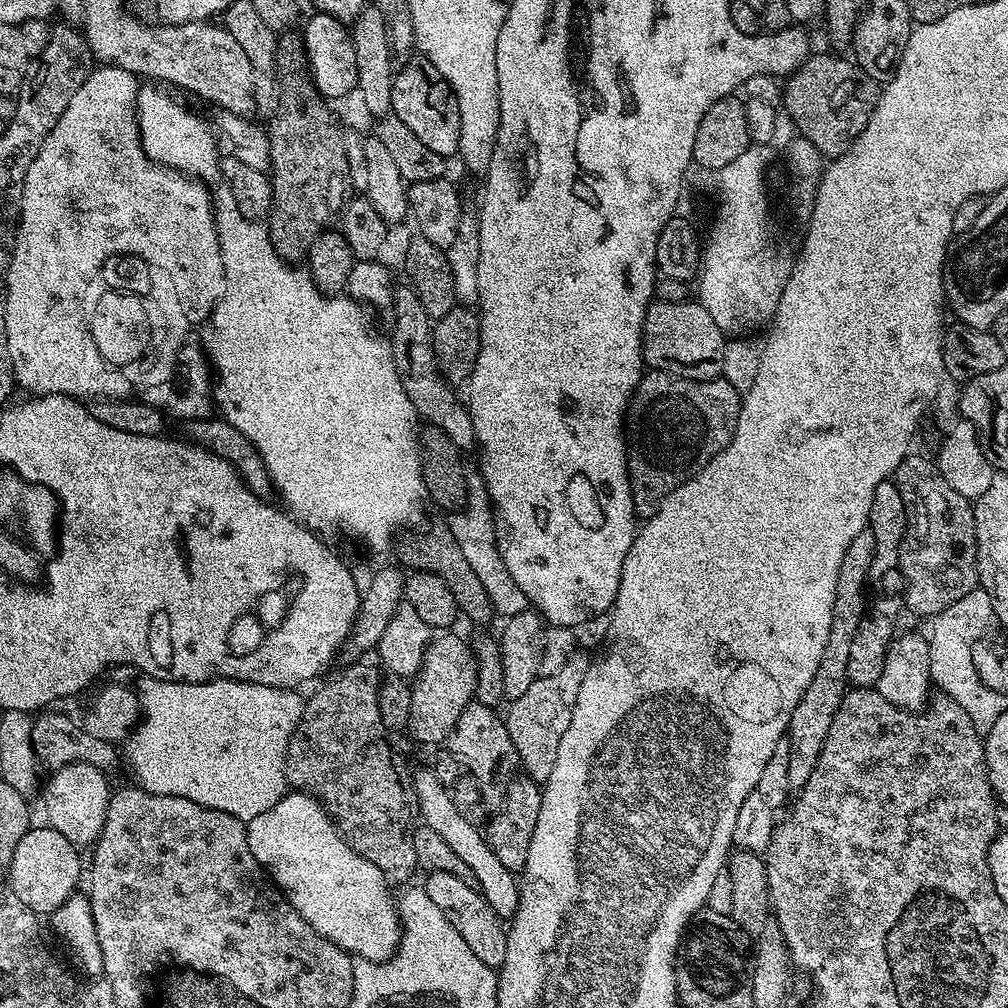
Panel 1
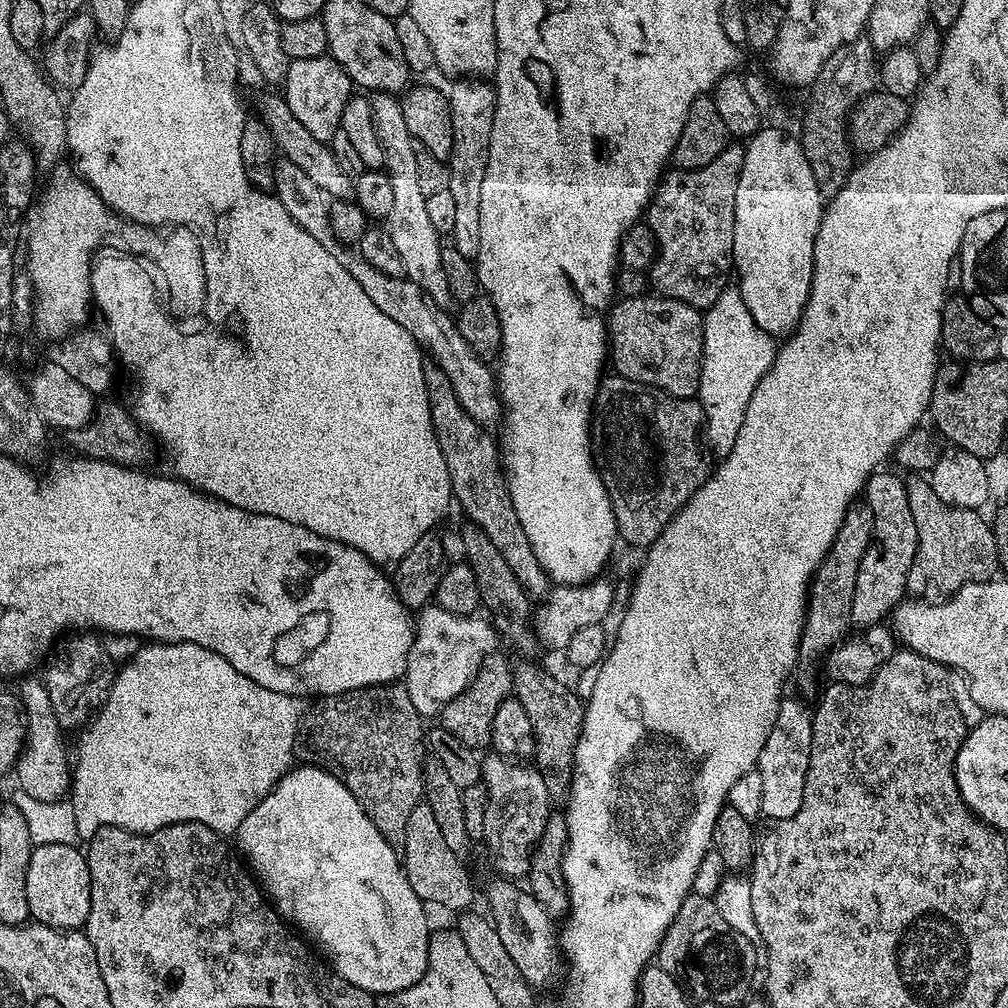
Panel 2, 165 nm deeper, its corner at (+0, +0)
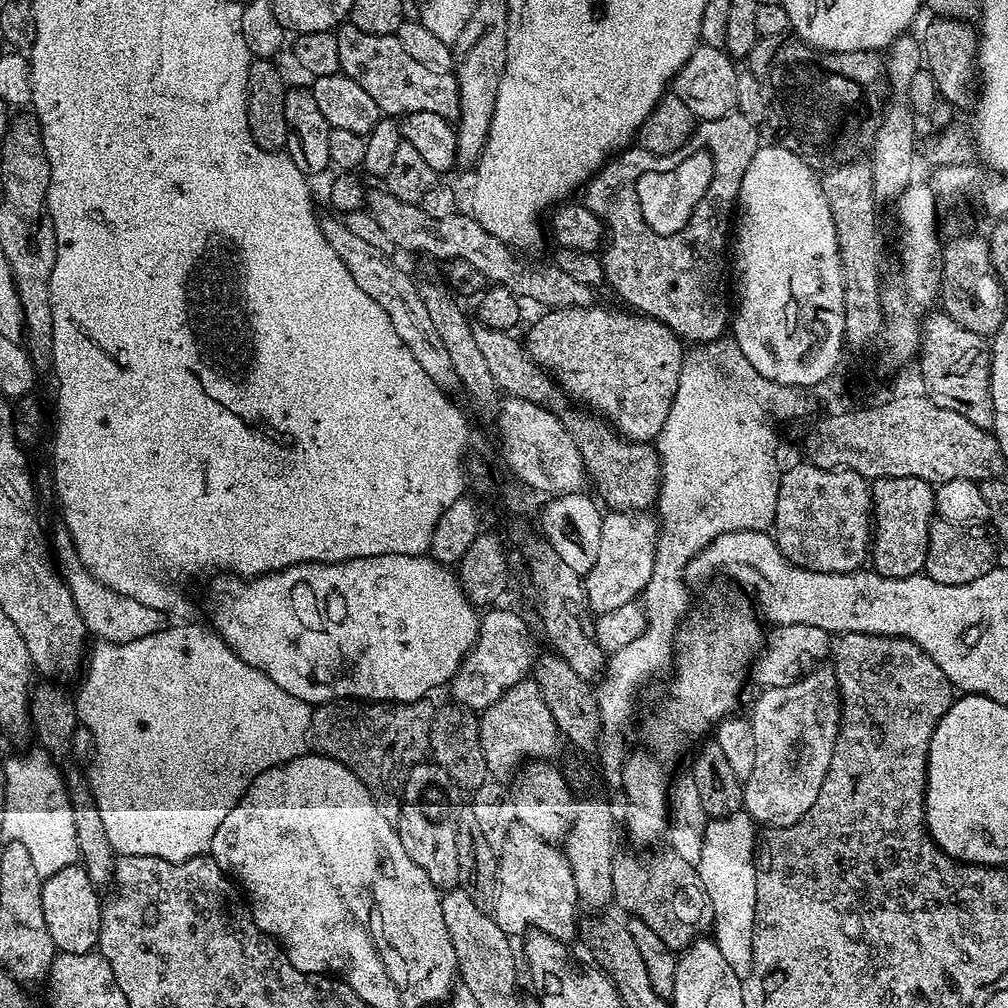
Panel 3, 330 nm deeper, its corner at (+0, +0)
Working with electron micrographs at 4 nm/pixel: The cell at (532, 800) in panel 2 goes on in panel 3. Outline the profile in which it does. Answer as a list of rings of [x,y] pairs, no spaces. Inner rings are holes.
[[[509,835],[502,845],[504,853],[498,856],[498,898],[494,909],[498,926],[510,938],[535,930],[568,942],[578,932],[576,908],[580,904],[570,862],[547,841],[523,835]]]

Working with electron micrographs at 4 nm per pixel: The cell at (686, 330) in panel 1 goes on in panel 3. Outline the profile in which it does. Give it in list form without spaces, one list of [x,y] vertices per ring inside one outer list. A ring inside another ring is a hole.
[[[596,307],[545,311],[545,316],[534,321],[528,332],[526,351],[569,397],[572,395],[577,400],[573,400],[577,405],[595,410],[624,439],[635,440],[638,444],[655,441],[666,422],[666,414],[670,414],[670,406],[678,390],[678,378],[686,355],[685,345],[675,332],[650,316],[632,310],[619,312],[616,308]]]

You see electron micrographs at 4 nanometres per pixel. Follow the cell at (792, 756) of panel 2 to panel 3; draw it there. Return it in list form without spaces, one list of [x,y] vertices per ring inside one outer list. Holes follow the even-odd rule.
[[[820,666],[815,670],[803,675],[799,680],[795,680],[792,684],[786,686],[778,686],[777,688],[763,689],[756,700],[756,705],[752,708],[750,719],[752,721],[752,729],[754,730],[754,770],[750,770],[750,778],[743,781],[744,786],[744,806],[743,811],[752,817],[757,825],[767,826],[769,828],[788,828],[791,824],[796,824],[806,814],[806,810],[810,810],[810,806],[814,806],[814,798],[818,798],[818,790],[822,790],[822,782],[826,778],[826,770],[830,766],[830,758],[834,752],[836,745],[836,735],[840,733],[840,692],[836,688],[836,673],[831,667]]]

